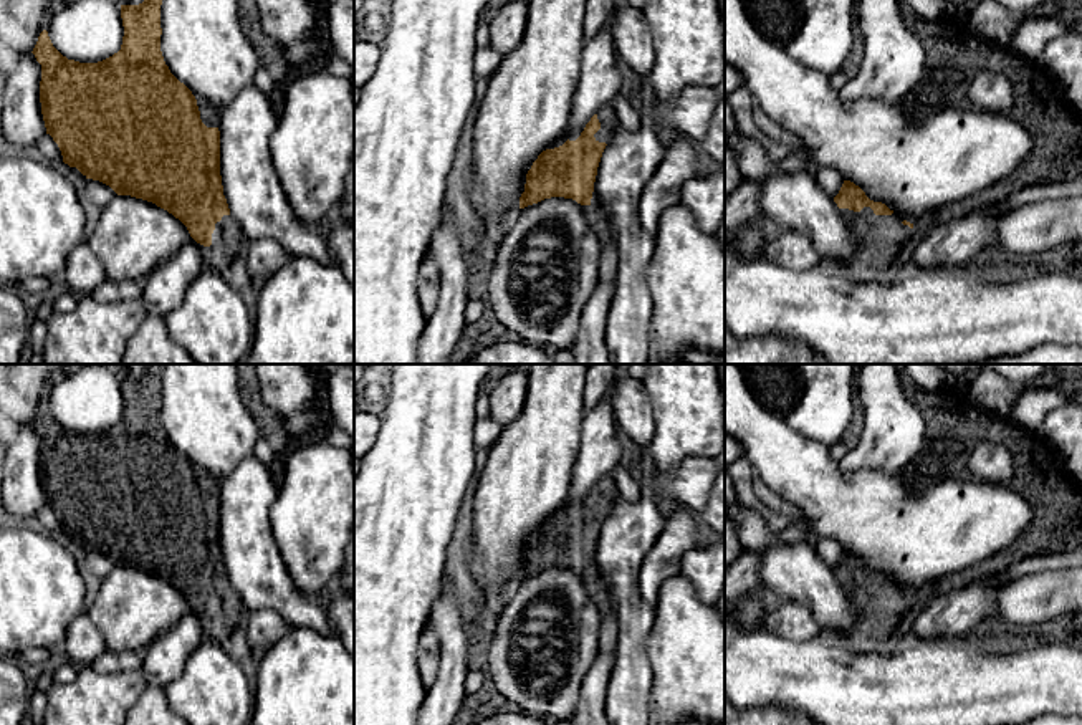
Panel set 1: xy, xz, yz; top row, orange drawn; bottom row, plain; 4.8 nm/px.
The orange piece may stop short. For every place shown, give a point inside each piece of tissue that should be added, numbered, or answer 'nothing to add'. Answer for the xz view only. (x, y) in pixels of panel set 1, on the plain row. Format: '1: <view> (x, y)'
1: xz (608, 489)

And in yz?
1: yz (879, 608)

